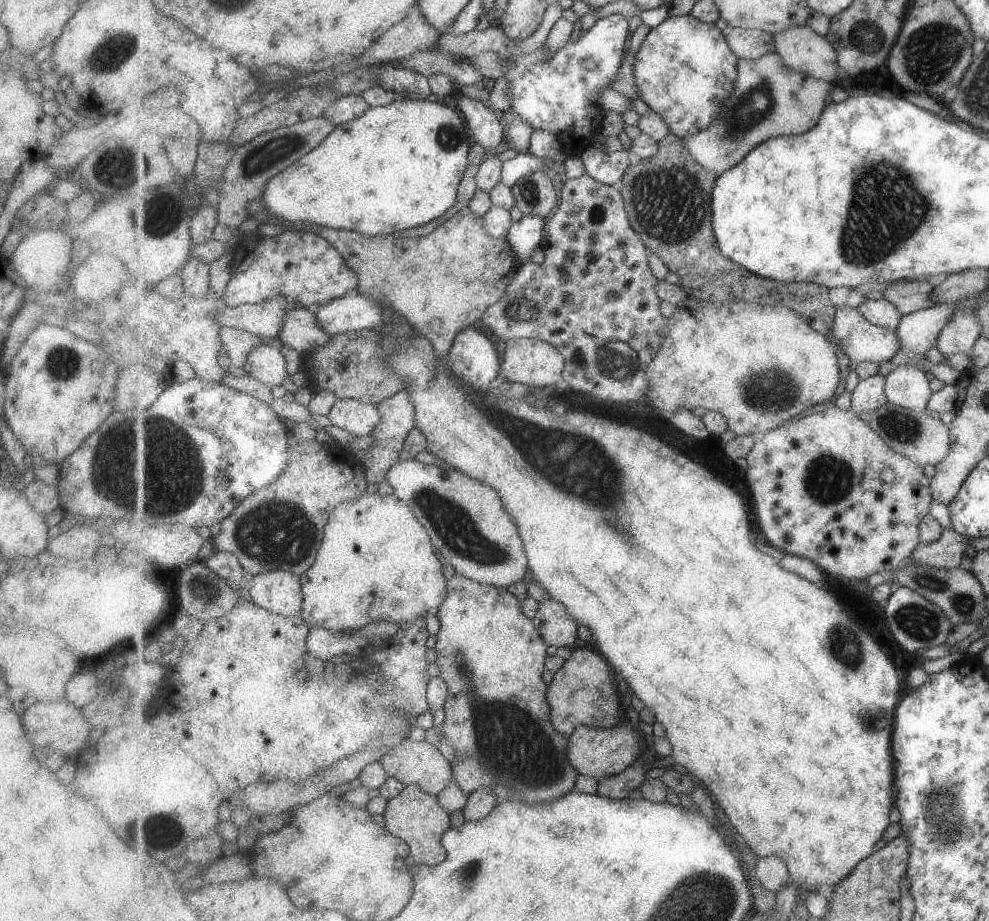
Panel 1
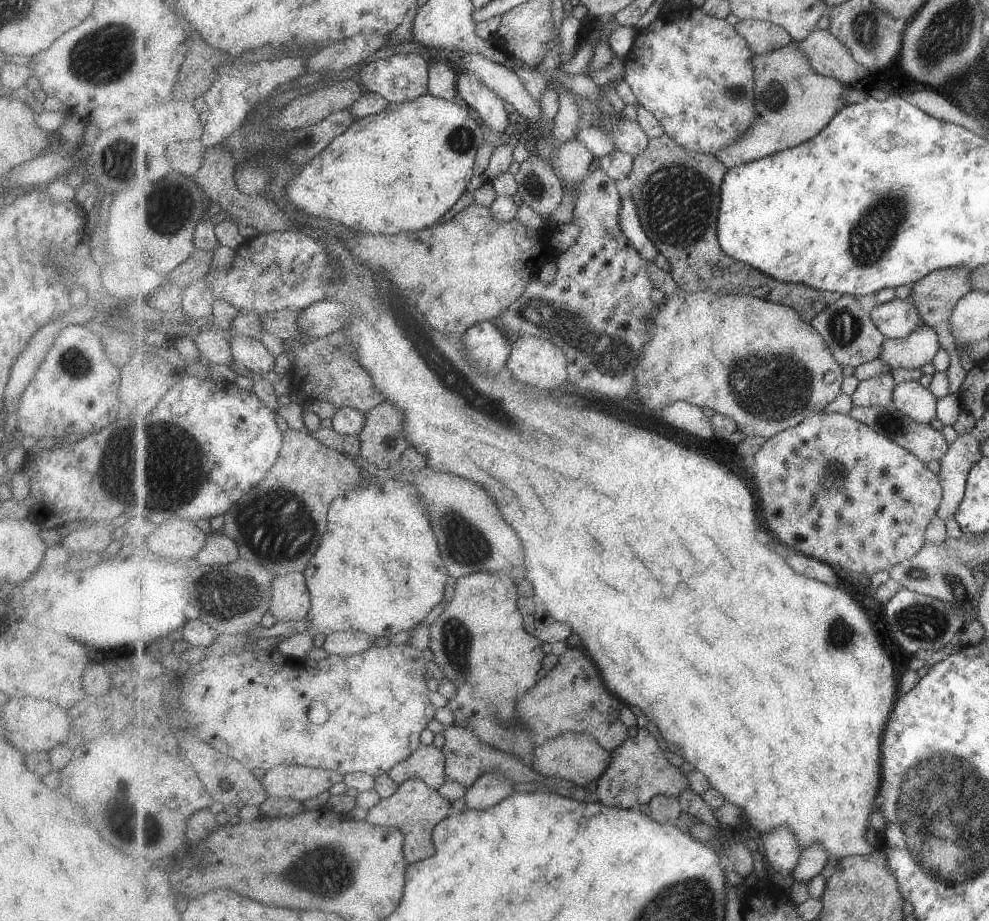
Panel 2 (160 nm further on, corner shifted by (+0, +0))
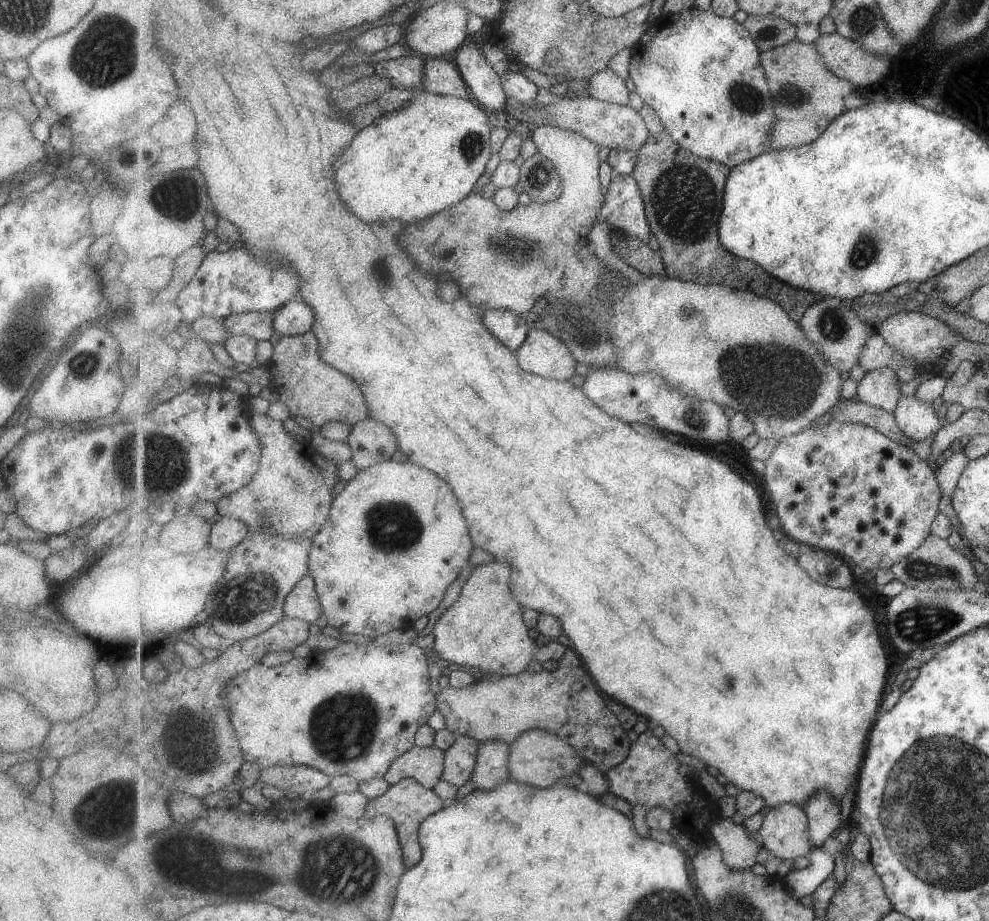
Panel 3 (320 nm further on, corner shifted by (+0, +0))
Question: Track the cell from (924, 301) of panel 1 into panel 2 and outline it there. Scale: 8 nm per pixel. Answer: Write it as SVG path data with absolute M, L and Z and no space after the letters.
M949 267L930 272L925 278L922 278L913 286L909 297L919 309L925 324L939 332L941 346L945 348L945 352L947 352L951 358L960 358L960 354L956 351L954 338L950 334L948 318L957 300L972 290L971 272L972 270L969 270L967 267Z

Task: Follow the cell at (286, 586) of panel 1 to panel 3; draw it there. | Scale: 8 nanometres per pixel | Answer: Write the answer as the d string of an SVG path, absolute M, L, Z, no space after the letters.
M307 574L303 580L299 580L294 591L286 599L286 617L299 618L306 622L315 622L322 617L323 608L316 590L315 580Z

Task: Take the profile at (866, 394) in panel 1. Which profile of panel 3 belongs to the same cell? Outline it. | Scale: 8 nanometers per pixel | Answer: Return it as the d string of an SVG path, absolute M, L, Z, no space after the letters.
M881 368L867 372L867 376L858 384L854 399L870 406L894 412L901 397L901 382L896 370Z

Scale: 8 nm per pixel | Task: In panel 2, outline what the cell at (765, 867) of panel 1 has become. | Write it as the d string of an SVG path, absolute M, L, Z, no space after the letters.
M777 827L762 836L764 852L775 872L789 874L799 864L802 846L789 827Z

